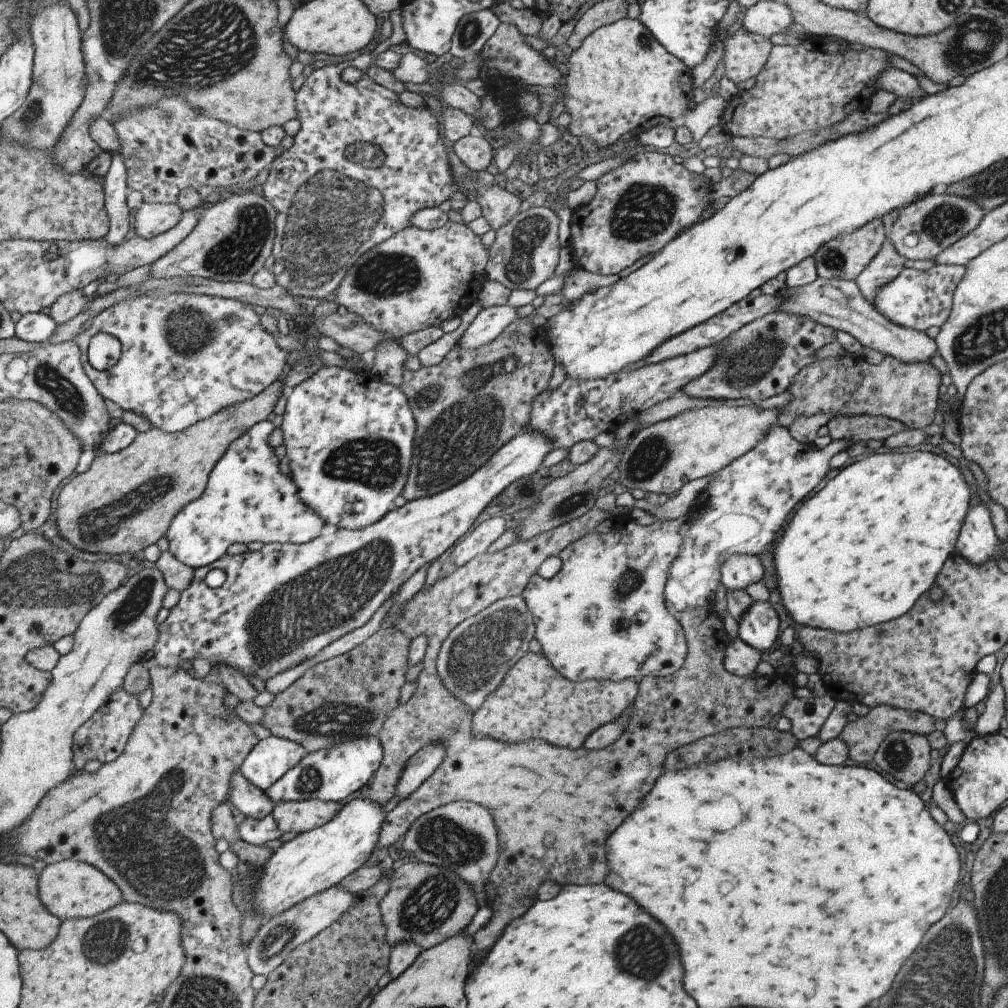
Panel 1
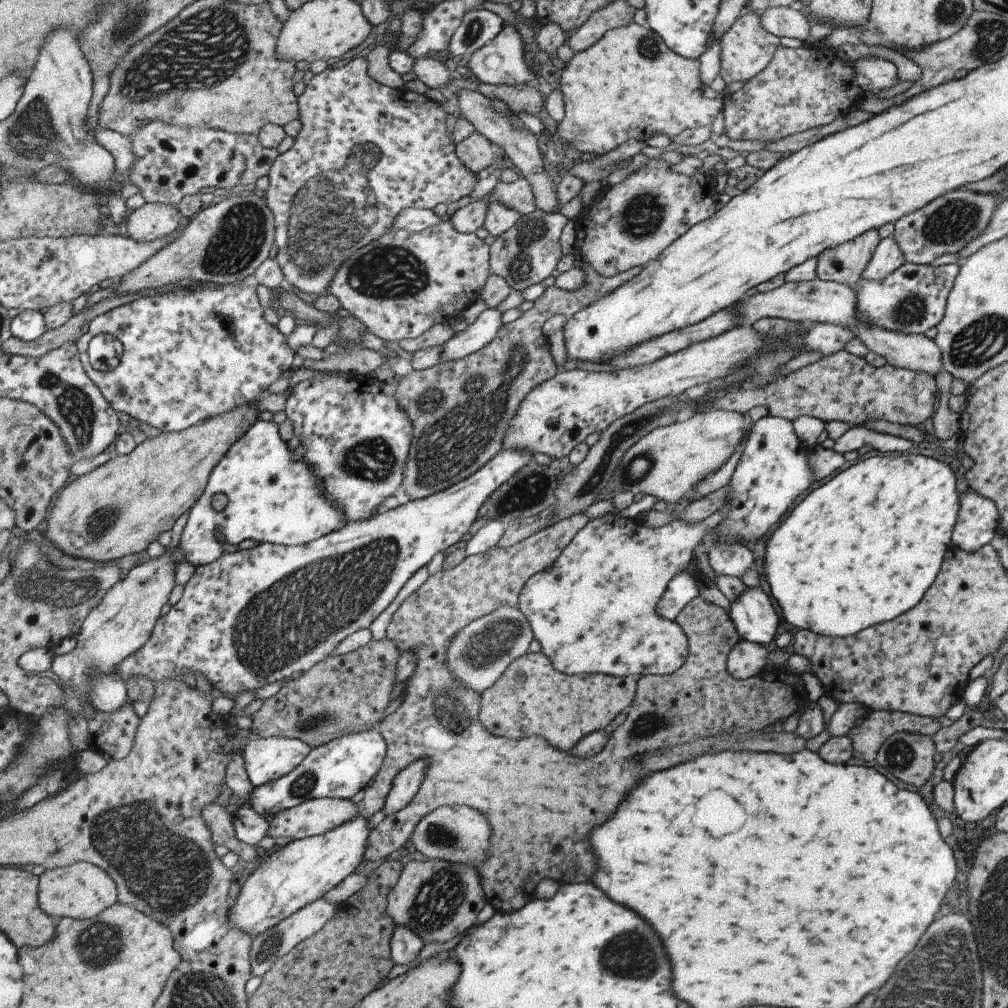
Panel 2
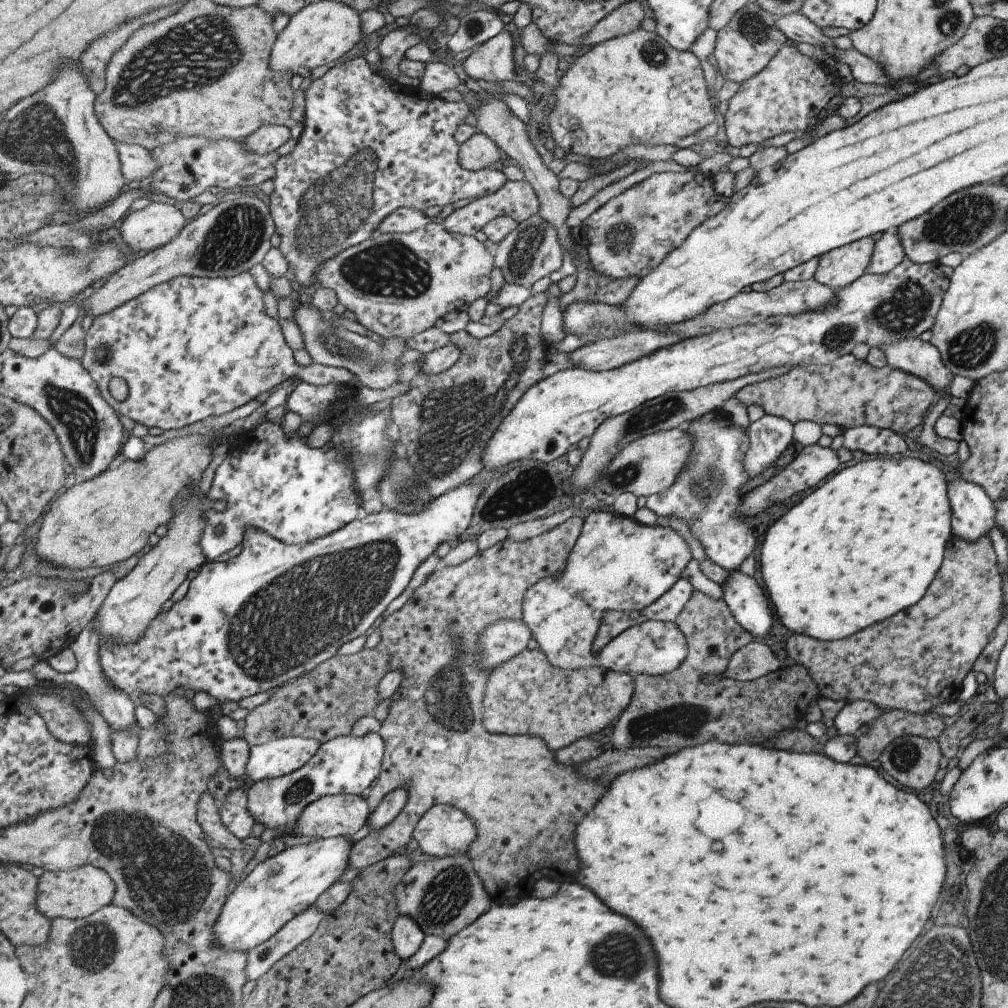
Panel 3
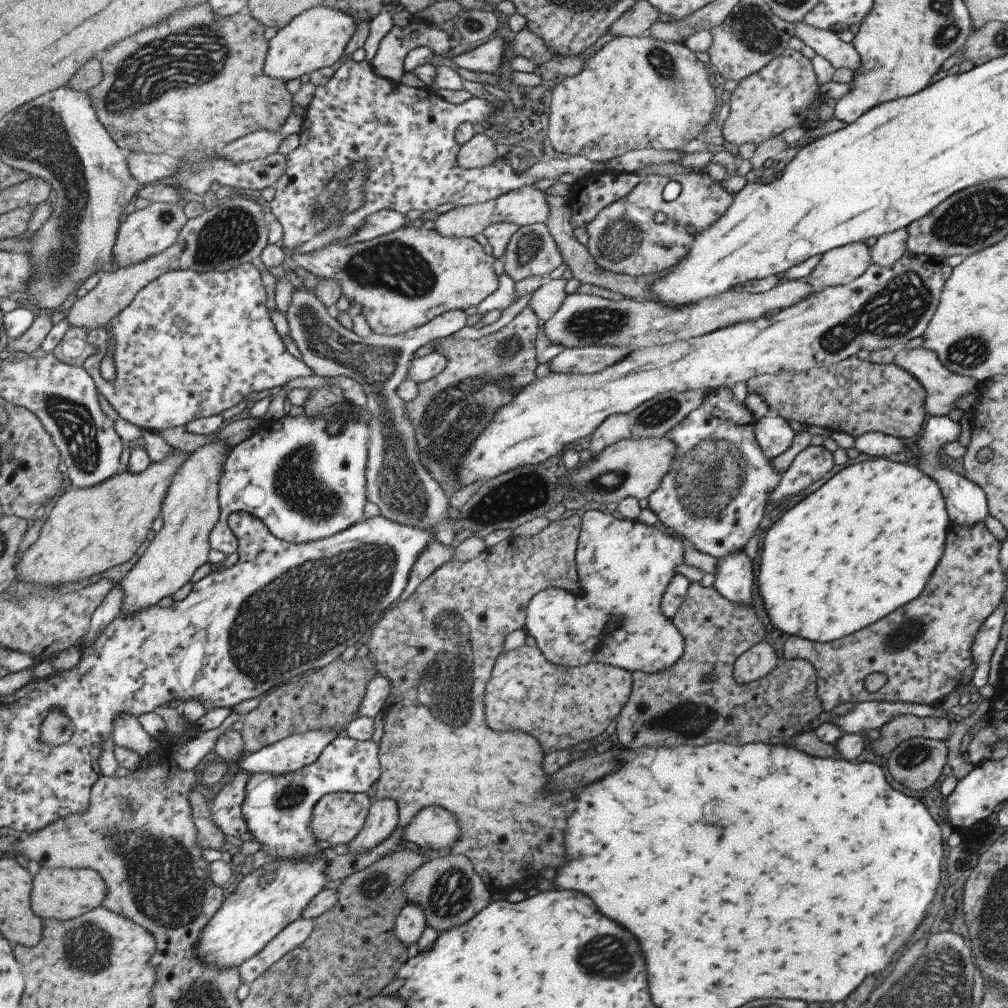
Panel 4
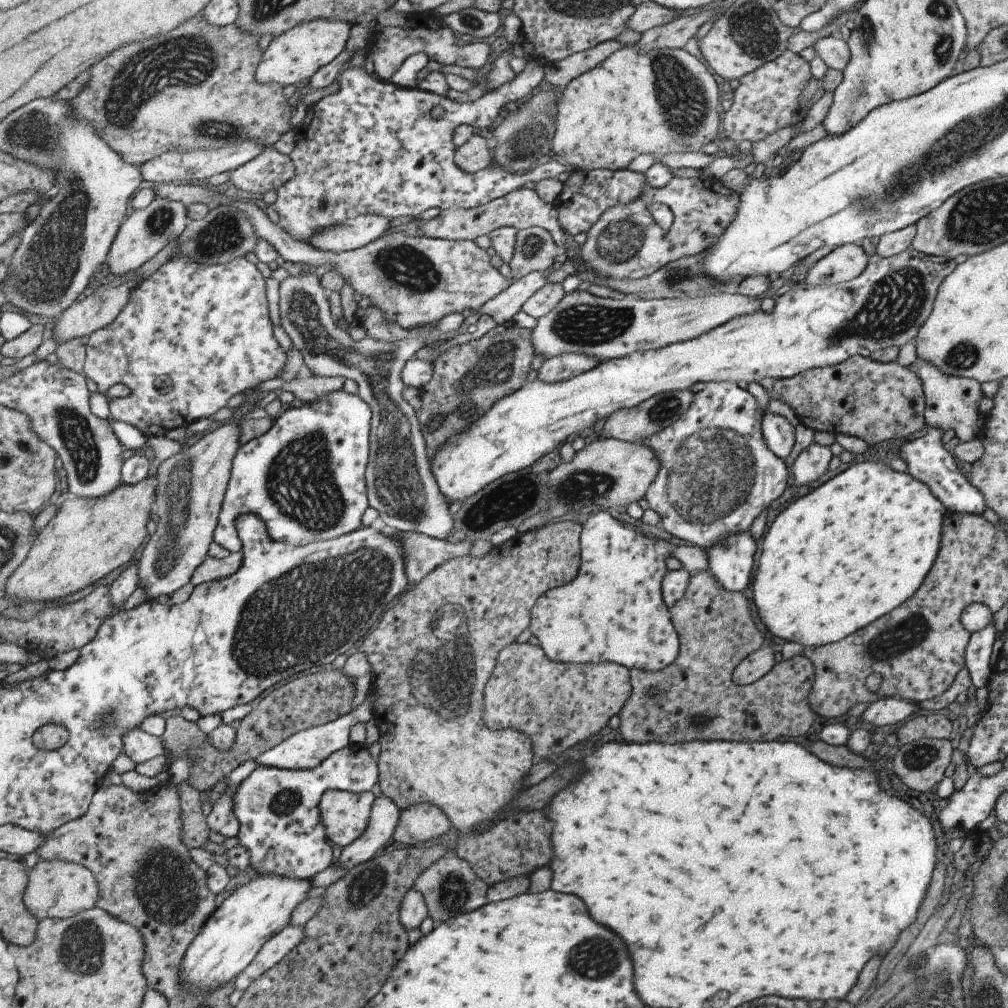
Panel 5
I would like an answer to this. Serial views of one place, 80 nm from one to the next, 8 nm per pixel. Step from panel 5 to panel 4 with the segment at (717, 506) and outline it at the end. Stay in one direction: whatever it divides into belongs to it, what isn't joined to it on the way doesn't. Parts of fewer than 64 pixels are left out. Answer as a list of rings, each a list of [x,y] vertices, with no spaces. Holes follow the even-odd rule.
[[[713,387],[710,391],[706,392],[706,395],[702,398],[700,405],[693,409],[685,418],[682,418],[675,426],[672,426],[664,436],[667,437],[674,444],[674,455],[672,456],[669,468],[663,473],[659,484],[653,489],[653,492],[649,496],[646,496],[643,501],[643,505],[655,516],[657,517],[658,526],[667,530],[669,533],[674,533],[680,535],[686,544],[691,544],[698,551],[704,552],[709,556],[715,558],[723,558],[728,554],[733,554],[739,549],[743,549],[747,539],[753,535],[761,516],[763,516],[763,510],[766,503],[768,502],[768,497],[776,489],[779,481],[782,477],[782,472],[775,470],[771,465],[771,458],[766,457],[762,450],[760,449],[759,443],[754,435],[754,424],[755,419],[749,413],[749,410],[745,405],[736,402],[733,399],[733,393],[731,393],[731,388],[728,387]]]

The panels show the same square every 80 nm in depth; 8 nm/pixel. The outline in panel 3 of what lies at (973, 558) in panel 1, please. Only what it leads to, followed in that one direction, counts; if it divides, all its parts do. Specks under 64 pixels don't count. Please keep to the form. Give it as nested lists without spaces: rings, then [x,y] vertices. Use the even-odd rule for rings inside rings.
[[[961,477],[946,482],[953,535],[967,541],[987,535],[994,524],[994,506],[985,491]]]

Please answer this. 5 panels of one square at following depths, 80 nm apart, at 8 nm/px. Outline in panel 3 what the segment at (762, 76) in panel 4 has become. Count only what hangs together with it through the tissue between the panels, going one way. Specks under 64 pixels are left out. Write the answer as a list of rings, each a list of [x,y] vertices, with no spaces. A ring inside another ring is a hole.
[[[783,45],[775,56],[757,74],[739,83],[738,89],[728,99],[727,110],[721,118],[720,128],[724,132],[724,141],[731,146],[759,144],[781,132],[794,132],[796,135],[815,128],[825,117],[833,114],[844,99],[837,94],[835,86],[841,85],[837,75],[824,73],[815,59],[808,58],[797,51],[796,47]]]

